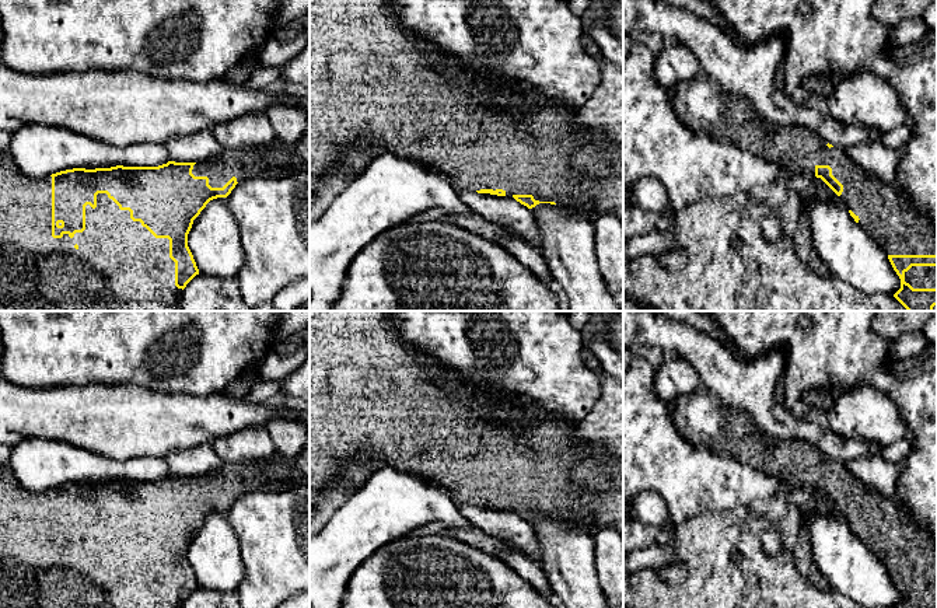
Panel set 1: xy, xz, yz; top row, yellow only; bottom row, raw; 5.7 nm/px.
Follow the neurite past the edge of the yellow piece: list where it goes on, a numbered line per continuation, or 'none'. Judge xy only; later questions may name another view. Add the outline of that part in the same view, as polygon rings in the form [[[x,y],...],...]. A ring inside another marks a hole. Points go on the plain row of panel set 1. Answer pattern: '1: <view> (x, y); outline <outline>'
1: xy (276, 472); outline [[[310,441],[294,458],[276,451],[270,458],[248,462],[224,462],[213,472],[193,479],[195,490],[207,490],[211,502],[223,502],[232,490],[237,496],[258,489],[286,489],[310,483]]]
2: xy (116, 569); outline [[[0,464],[0,608],[182,608],[182,602],[175,600],[175,576],[169,572],[169,553],[155,552],[140,535],[130,532],[129,524],[120,524],[119,520],[108,511],[106,507],[97,509],[97,521],[85,520],[85,544],[76,546],[73,552],[69,548],[63,548],[62,552],[52,551],[52,490],[32,492],[25,489],[15,478],[8,464]]]

